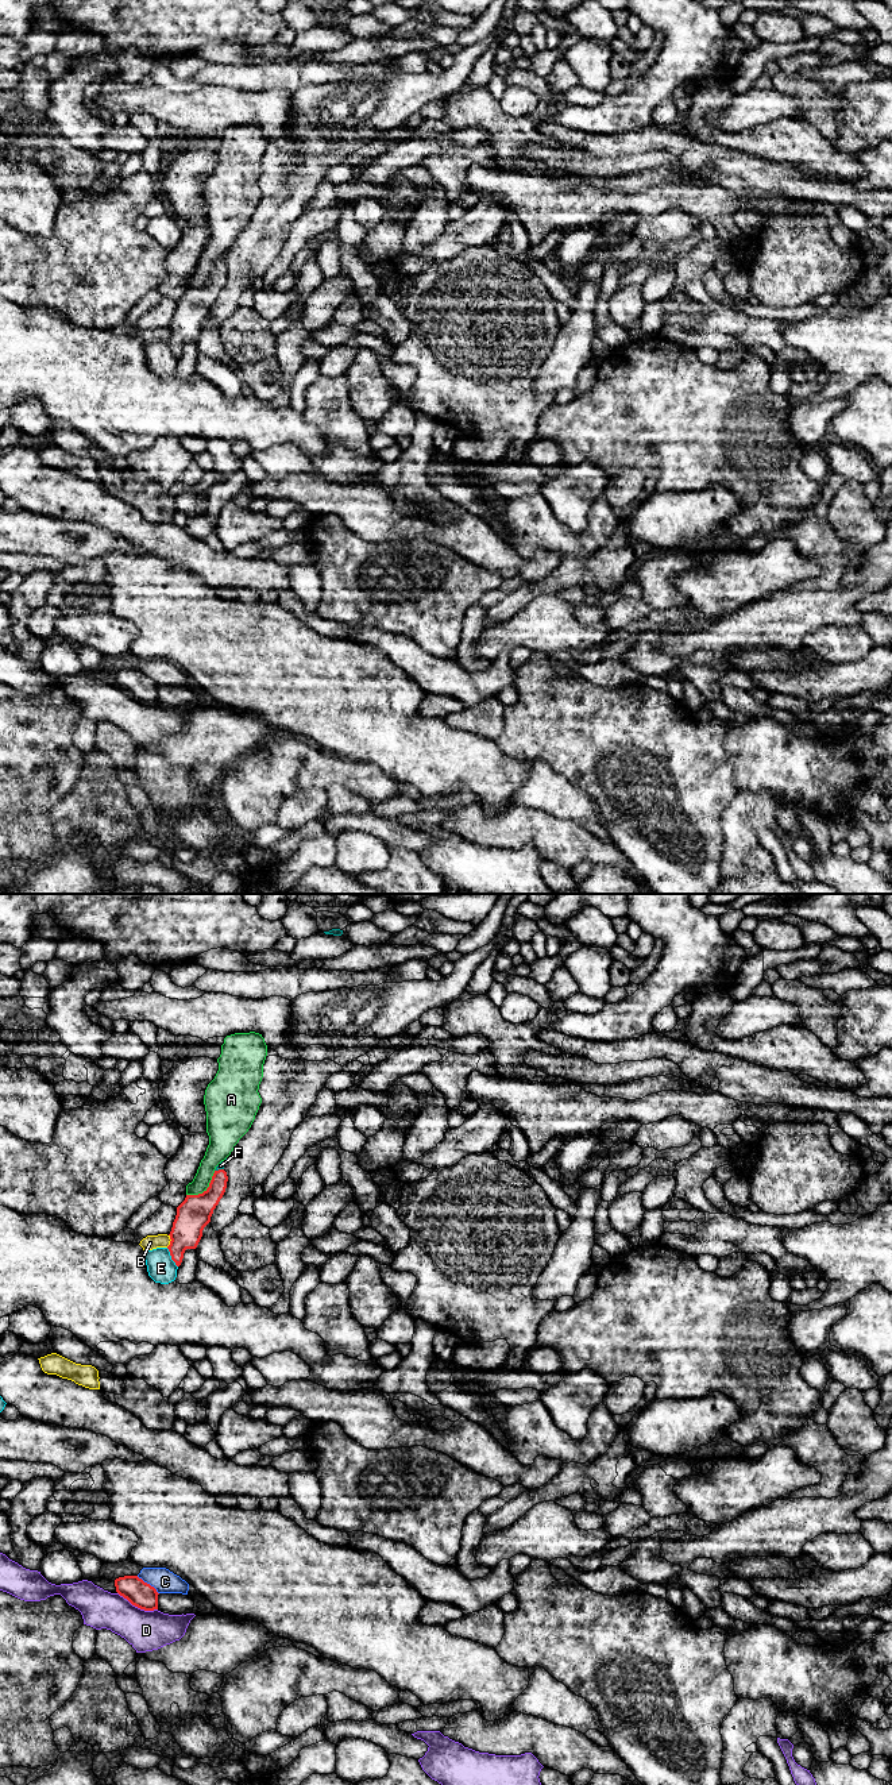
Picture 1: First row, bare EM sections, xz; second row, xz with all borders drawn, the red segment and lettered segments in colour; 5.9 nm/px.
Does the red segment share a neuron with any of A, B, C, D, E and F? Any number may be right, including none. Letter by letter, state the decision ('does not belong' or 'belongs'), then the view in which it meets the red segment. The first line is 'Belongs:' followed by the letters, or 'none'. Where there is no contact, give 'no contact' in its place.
Belongs: F
A: does not belong; meets red in xz
B: does not belong; meets red in xz
C: does not belong; meets red in xz
D: does not belong; meets red in xz
E: does not belong; meets red in xz
F: belongs; meets red in xz

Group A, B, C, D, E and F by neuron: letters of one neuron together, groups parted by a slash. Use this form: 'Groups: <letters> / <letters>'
Groups: A / B / C / D / E / F

